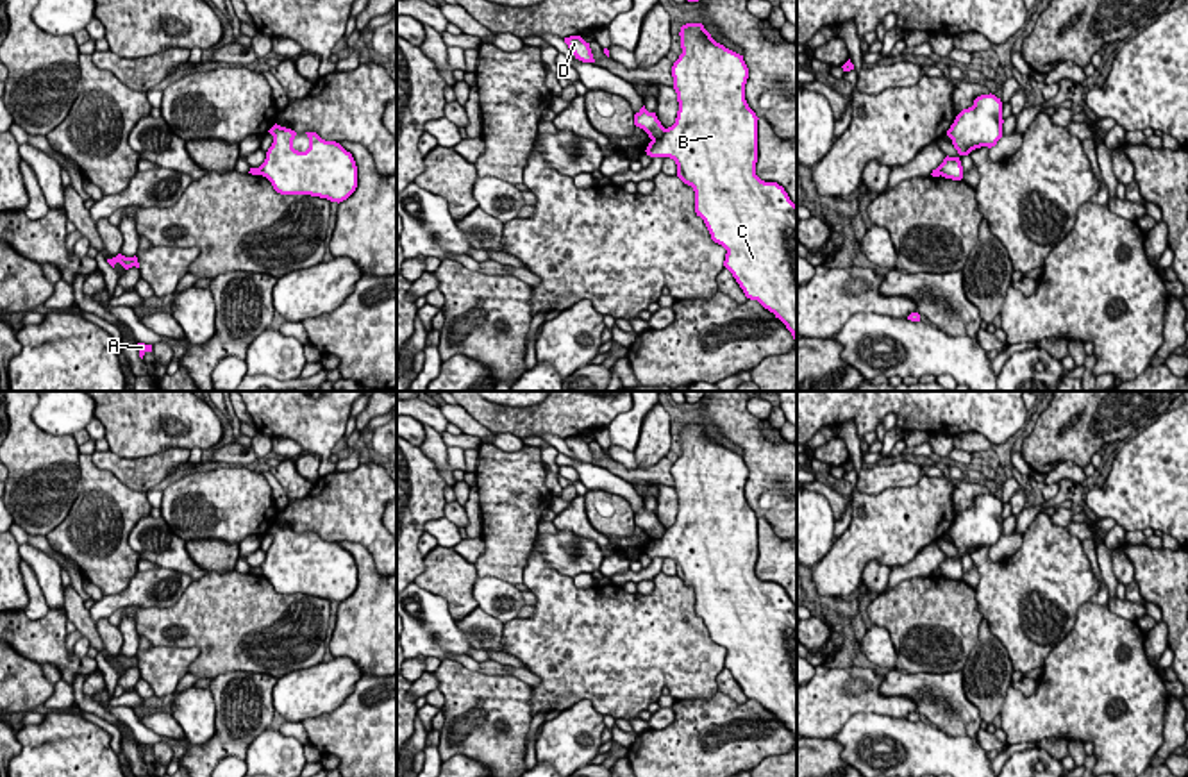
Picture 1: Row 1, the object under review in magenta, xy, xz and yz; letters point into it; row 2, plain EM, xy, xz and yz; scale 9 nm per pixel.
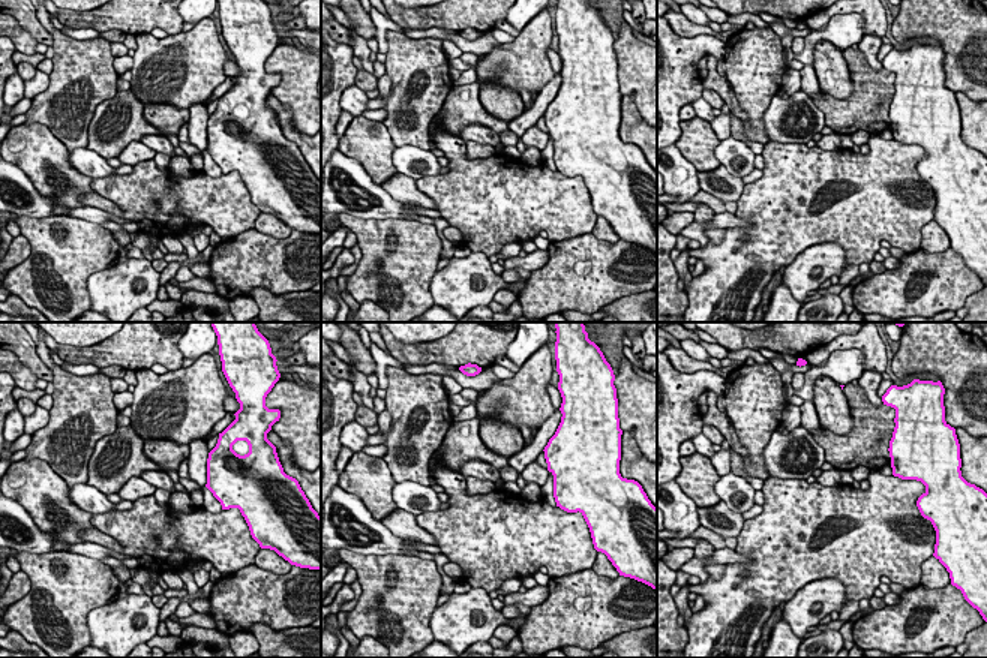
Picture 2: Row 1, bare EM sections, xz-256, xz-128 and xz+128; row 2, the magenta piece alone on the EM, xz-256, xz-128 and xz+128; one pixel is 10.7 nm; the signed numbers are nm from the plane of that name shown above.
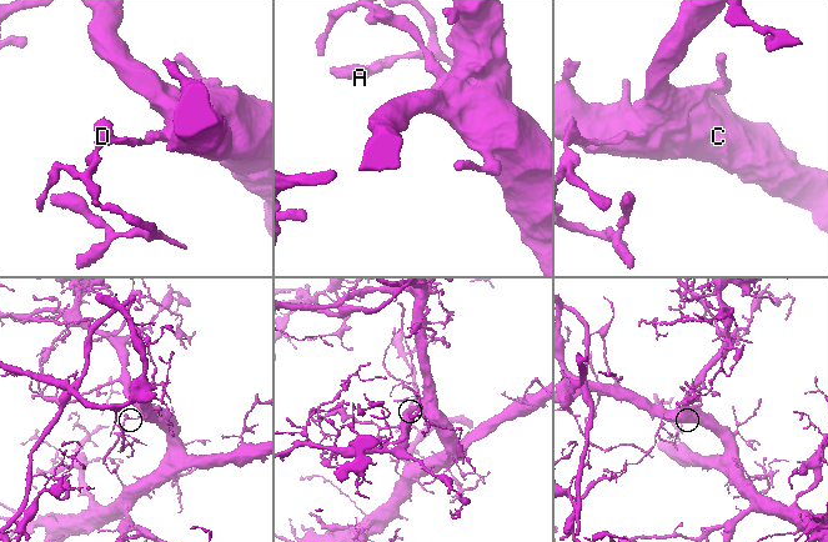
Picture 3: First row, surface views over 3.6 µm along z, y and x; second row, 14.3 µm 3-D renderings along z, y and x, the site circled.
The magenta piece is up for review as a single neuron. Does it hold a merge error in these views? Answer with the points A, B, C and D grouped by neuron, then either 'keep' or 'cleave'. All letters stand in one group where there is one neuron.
A D / B C | cleave

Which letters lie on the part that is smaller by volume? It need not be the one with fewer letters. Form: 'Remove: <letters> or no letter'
Remove: A, D

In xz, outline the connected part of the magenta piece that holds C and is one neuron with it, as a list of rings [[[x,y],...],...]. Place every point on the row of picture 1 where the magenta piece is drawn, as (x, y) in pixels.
[[[702,23],[681,27],[682,54],[672,66],[679,111],[675,123],[647,146],[650,157],[670,157],[677,164],[677,177],[695,191],[695,213],[727,254],[724,266],[732,273],[745,297],[757,300],[775,314],[797,343],[797,205],[777,182],[765,182],[756,175],[757,116],[745,100],[749,68],[743,55],[716,43]]]

